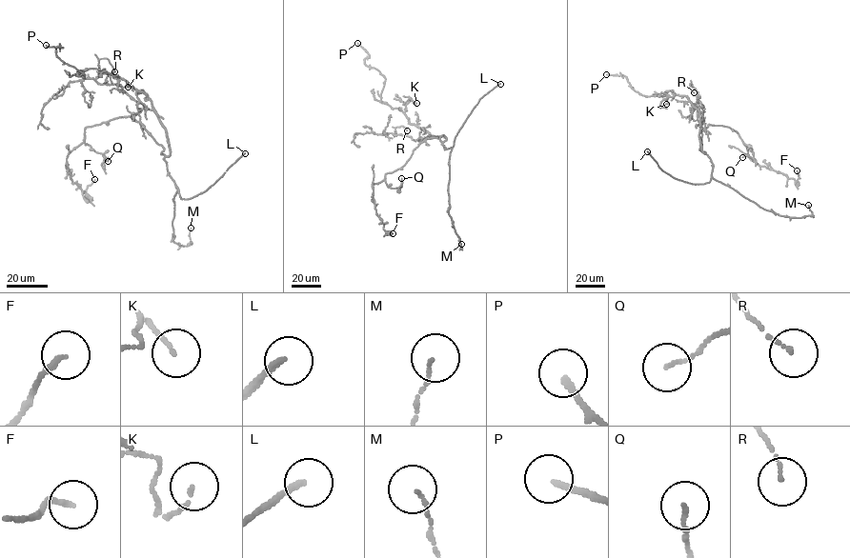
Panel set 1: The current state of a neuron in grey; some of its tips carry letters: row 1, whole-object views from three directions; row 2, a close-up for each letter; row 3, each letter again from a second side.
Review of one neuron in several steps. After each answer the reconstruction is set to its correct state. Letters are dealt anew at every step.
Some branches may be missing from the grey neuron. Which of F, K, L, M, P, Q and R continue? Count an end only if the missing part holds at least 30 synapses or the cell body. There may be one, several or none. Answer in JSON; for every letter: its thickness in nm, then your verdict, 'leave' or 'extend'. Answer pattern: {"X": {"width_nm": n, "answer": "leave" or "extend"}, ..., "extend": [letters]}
{"F": {"width_nm": 150, "answer": "leave"}, "K": {"width_nm": 100, "answer": "leave"}, "L": {"width_nm": 180, "answer": "extend"}, "M": {"width_nm": 80, "answer": "leave"}, "P": {"width_nm": 180, "answer": "leave"}, "Q": {"width_nm": 100, "answer": "leave"}, "R": {"width_nm": 90, "answer": "leave"}, "extend": ["L"]}

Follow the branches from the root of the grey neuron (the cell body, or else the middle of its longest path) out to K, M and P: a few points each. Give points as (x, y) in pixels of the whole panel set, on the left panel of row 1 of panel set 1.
K: (165, 128), (145, 93), (111, 73), (117, 80), (117, 89), (128, 87)
M: (165, 128), (170, 155), (164, 159), (177, 189), (173, 199), (172, 241), (182, 246), (191, 244), (191, 228)
P: (165, 128), (143, 92), (94, 69), (78, 76), (85, 75), (57, 56), (56, 48), (63, 48), (46, 45)

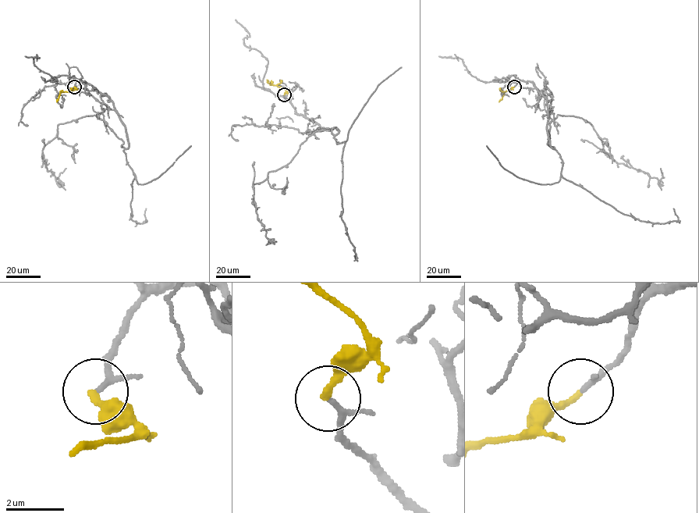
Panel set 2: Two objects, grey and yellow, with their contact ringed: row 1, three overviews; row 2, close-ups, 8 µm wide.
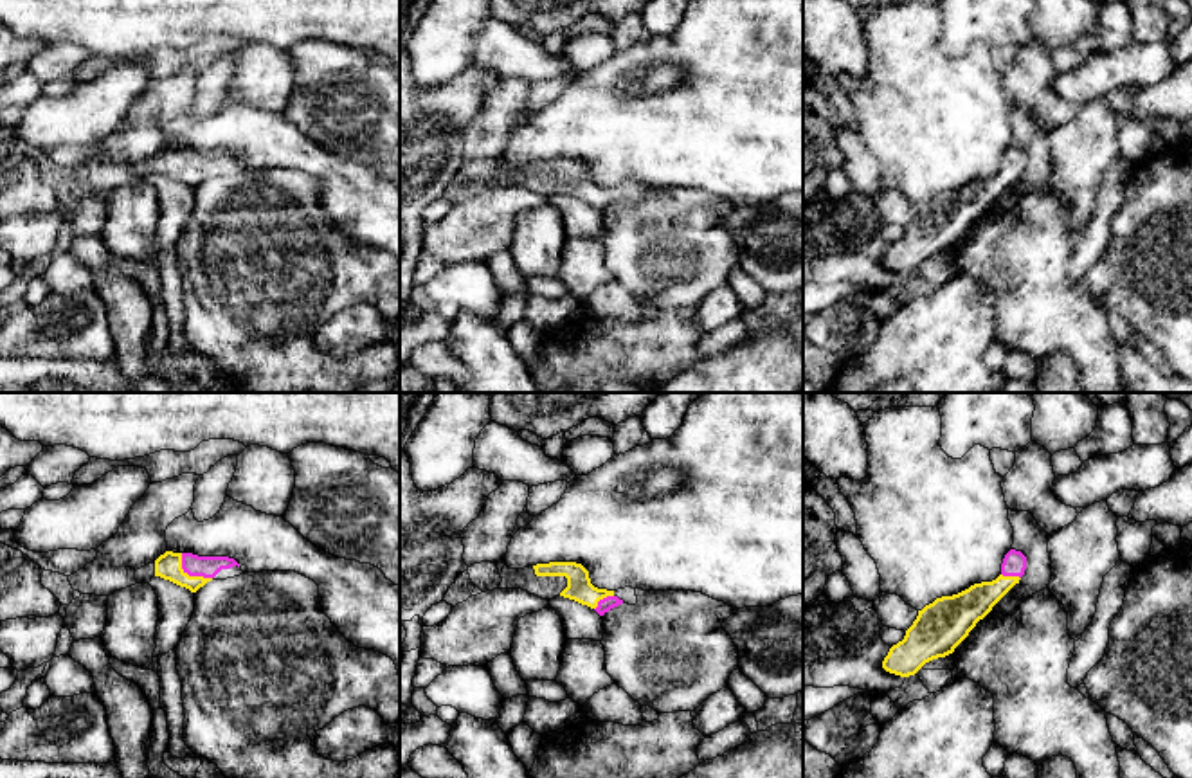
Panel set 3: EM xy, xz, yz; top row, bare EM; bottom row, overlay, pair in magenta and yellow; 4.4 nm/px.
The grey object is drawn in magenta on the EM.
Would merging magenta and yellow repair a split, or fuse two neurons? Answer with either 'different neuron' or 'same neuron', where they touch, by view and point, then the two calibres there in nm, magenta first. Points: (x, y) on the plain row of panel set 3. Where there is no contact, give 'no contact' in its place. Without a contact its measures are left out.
same neuron; contact xy (189, 171); calibres 100 and 120 nm

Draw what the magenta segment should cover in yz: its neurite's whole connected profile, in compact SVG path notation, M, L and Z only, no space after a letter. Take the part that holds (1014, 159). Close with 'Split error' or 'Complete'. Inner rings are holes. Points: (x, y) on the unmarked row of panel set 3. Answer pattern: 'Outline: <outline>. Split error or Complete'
Outline: M1010 146L996 176L974 180L958 191L942 193L926 202L906 227L904 236L889 245L882 265L909 274L926 259L953 250L976 220L1019 180L1025 166L1026 153Z. Split error

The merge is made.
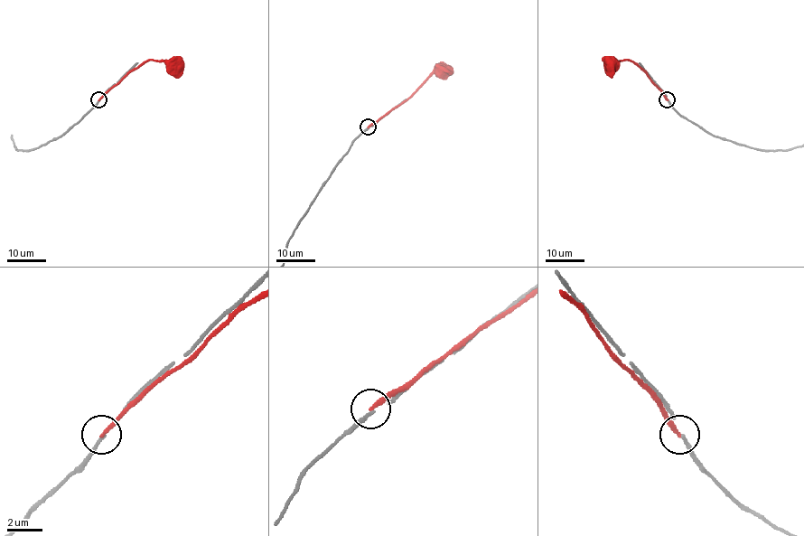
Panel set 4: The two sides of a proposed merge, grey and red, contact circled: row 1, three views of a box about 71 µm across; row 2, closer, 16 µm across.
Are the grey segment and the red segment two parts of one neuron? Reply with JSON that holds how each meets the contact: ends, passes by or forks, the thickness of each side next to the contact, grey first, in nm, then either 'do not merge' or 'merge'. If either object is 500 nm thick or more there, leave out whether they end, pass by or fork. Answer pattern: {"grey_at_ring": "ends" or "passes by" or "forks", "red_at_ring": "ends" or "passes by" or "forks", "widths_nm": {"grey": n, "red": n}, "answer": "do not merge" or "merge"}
{"grey_at_ring": "passes by", "red_at_ring": "ends", "widths_nm": {"grey": 140, "red": 240}, "answer": "do not merge"}

